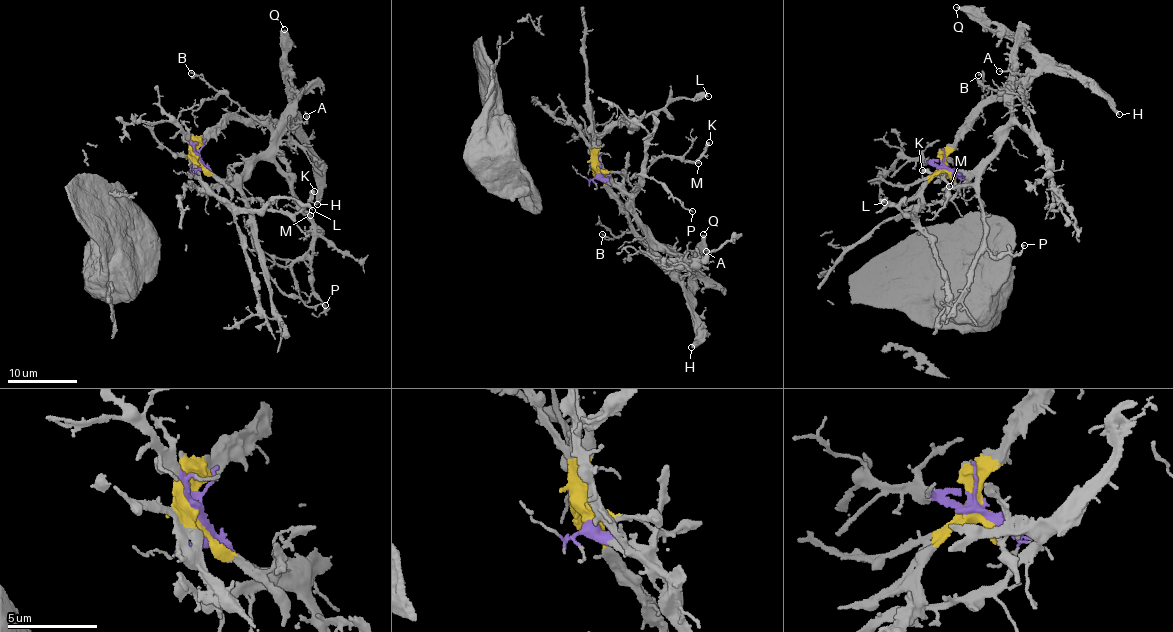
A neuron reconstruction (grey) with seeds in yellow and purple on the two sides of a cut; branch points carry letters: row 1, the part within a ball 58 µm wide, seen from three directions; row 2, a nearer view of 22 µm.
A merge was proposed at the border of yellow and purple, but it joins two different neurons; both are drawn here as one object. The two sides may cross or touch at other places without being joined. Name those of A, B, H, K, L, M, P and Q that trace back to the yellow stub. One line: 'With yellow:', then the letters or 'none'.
With yellow: A, H, L, Q

